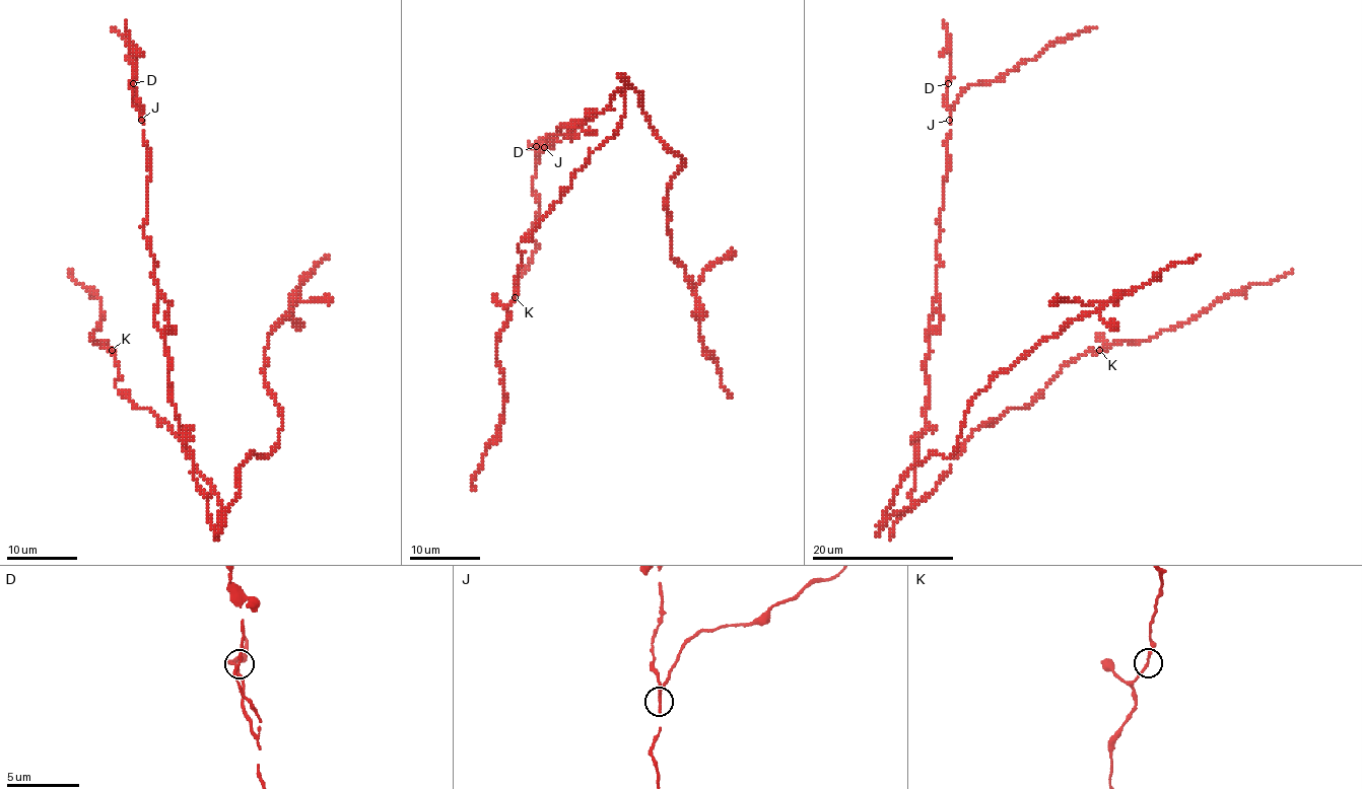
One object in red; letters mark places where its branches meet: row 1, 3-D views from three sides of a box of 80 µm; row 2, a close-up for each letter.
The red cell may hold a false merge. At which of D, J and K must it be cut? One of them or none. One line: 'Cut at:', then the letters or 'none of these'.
Cut at: J

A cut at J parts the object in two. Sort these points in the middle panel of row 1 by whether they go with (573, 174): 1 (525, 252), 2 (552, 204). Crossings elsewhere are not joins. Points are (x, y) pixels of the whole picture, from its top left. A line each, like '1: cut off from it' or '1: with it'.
1: with it
2: with it

